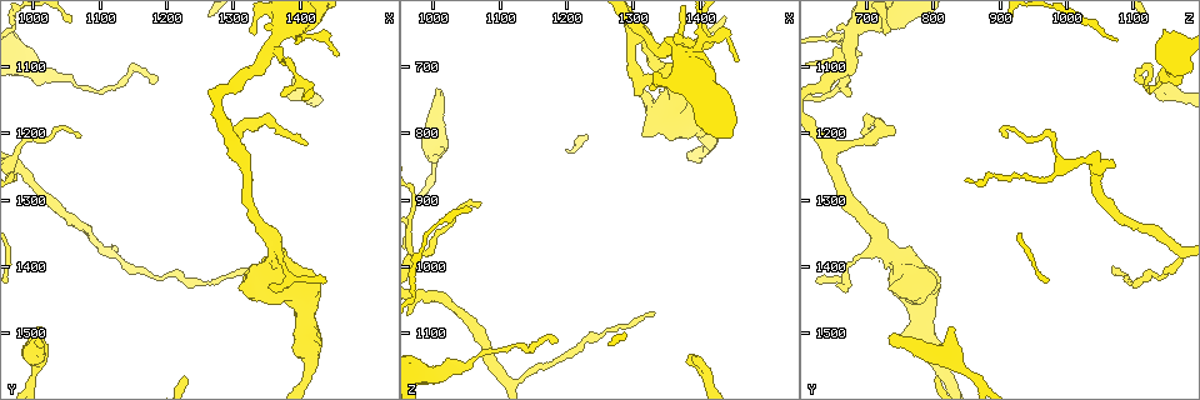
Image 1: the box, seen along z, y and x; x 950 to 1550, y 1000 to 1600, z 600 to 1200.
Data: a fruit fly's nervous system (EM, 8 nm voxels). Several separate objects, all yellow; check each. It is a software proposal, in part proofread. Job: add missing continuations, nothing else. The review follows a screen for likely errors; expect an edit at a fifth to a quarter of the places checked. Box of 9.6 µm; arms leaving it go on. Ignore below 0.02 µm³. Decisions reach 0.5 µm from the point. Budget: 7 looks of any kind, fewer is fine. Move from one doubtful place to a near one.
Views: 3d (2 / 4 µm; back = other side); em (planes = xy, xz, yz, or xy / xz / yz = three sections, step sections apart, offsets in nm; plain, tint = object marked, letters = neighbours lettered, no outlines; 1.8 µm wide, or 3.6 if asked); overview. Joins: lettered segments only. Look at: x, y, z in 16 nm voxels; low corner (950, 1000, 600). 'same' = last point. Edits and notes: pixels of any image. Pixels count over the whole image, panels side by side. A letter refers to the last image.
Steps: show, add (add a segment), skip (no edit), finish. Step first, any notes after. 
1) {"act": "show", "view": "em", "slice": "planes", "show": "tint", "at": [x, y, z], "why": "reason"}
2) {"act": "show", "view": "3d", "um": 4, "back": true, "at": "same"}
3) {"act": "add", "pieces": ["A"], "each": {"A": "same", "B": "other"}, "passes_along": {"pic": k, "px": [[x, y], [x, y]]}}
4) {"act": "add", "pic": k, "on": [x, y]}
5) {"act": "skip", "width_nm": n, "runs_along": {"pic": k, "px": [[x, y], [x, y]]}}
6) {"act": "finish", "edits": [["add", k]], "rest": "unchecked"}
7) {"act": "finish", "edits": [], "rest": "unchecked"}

{"act": "show", "view": "em", "slice": "planes", "show": "letters", "at": [1180, 1125, 1115], "why": "an open end"}

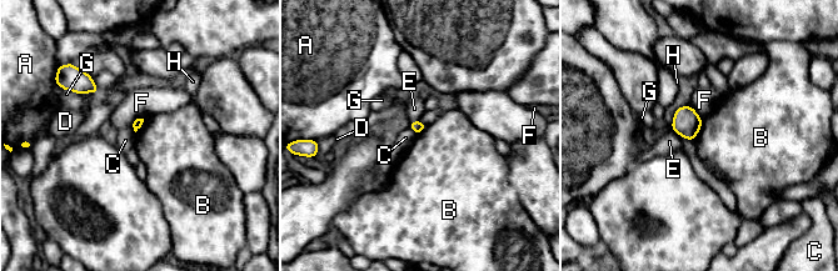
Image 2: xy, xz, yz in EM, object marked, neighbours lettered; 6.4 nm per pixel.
{"act": "skip", "each": {"A": "other", "B": "other", "C": "other", "D": "other", "E": "other", "F": "other", "G": "other", "H": "other"}, "border": {"pic": 2, "px": [[703, 120], [693, 140]]}, "found": "none of them fits"}

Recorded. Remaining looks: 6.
{"act": "show", "view": "em", "slice": "xy", "step": 8, "show": "letters", "at": [1390, 1150, 1145], "why": "an open end"}

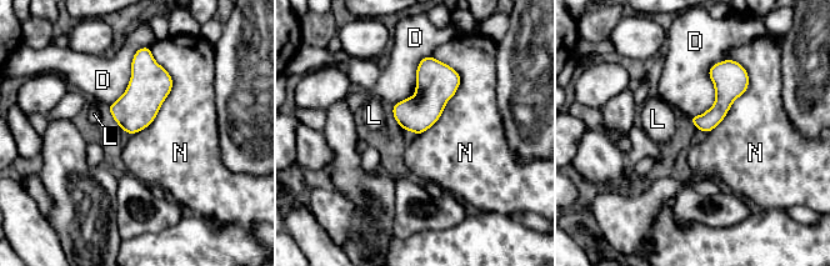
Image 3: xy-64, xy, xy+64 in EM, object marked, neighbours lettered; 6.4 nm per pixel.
{"act": "skip", "each": {"D": "other", "L": "other", "N": "other"}, "border": {"pic": 3, "px": [[151, 48], [171, 91], [131, 135]]}, "found": "no lettered segment goes on from it"}

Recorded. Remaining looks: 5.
{"act": "show", "view": "3d", "um": 2, "at": [1335, 1405, 1070], "why": "long arm stops here"}

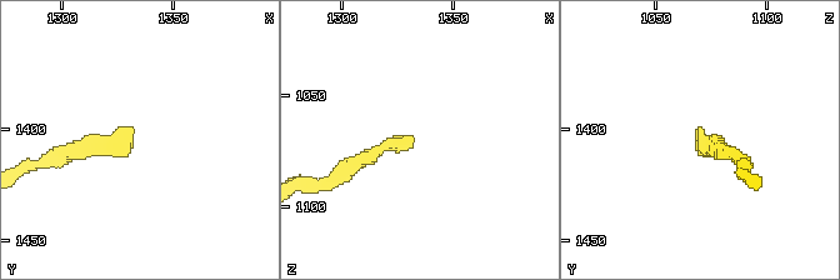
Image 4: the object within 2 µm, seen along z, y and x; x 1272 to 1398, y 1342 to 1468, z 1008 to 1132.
{"act": "show", "view": "em", "slice": "xy", "step": 8, "show": "tint", "at": [1332, 1401, 1070], "why": "shape alone is not enough"}

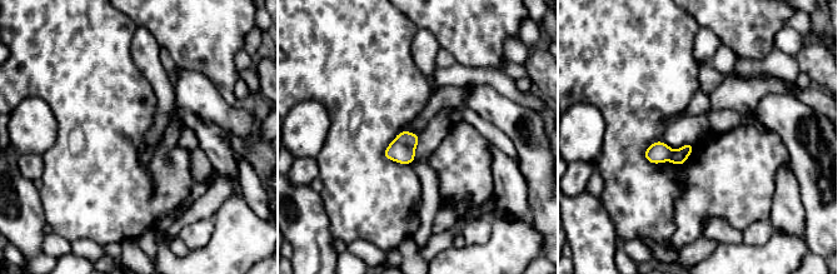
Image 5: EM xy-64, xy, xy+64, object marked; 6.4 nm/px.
{"act": "show", "view": "em", "slice": "planes", "show": "letters", "at": "same", "why": "another direction"}

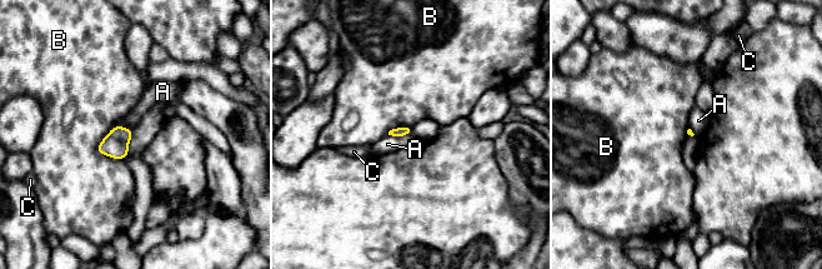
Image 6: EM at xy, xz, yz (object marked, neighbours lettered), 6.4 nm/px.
{"act": "skip", "each": {"A": "other", "B": "other", "C": "other"}, "border": {"pic": 6, "px": [[411, 131], [399, 137], [389, 135]]}, "found": "no lettered segment goes on from it"}

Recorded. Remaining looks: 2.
{"act": "finish", "edits": [], "rest": "unchecked"}

